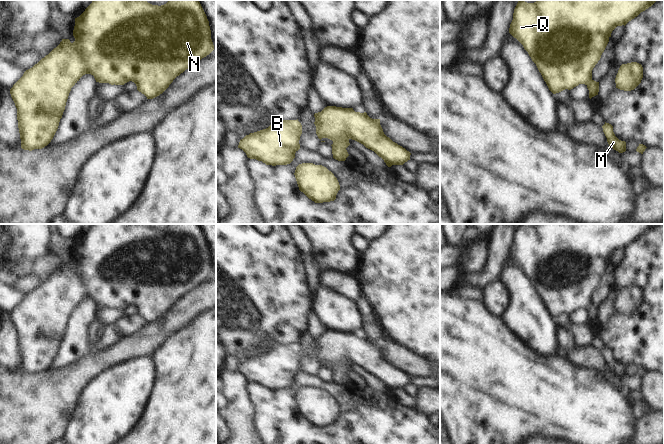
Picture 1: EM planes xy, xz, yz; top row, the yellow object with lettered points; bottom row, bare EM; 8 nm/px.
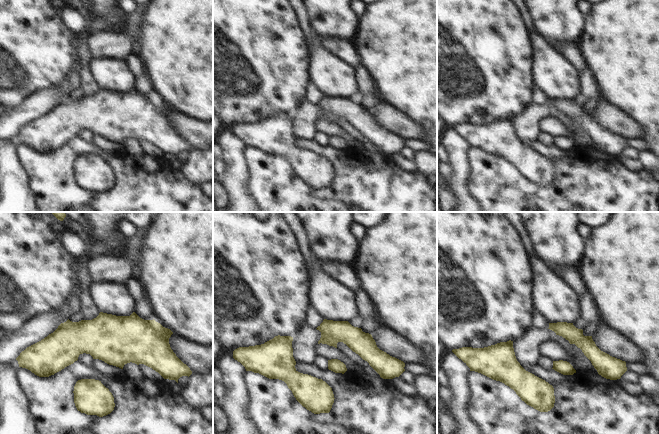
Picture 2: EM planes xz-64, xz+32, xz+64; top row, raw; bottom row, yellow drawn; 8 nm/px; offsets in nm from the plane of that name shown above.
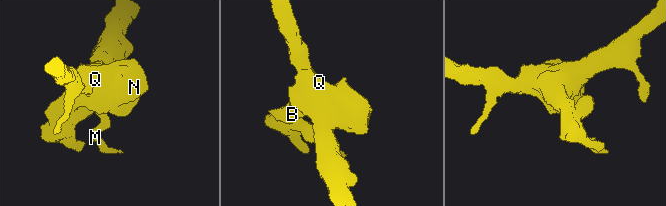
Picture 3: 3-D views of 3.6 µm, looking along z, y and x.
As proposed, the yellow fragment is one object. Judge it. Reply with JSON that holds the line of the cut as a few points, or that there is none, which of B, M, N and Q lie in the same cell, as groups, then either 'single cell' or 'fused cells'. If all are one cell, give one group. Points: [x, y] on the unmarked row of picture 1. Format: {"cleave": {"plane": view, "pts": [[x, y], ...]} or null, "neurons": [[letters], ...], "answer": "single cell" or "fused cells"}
{"cleave": null, "neurons": [["B", "M", "N", "Q"]], "answer": "single cell"}

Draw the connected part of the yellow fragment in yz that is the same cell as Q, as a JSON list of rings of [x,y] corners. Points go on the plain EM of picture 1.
[[[519,224],[513,237],[509,257],[516,262],[536,288],[549,314],[559,317],[585,308],[589,322],[598,319],[599,306],[592,303],[592,294],[601,282],[612,255],[617,250],[626,249],[641,236],[651,231],[657,224],[537,224],[527,227]]]

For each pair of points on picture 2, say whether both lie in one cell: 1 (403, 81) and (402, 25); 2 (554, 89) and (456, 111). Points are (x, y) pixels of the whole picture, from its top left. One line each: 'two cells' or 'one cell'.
1: one cell
2: two cells

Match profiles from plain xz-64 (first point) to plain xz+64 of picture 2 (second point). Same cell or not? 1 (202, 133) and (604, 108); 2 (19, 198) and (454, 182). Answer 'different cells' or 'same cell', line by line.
1: same cell
2: same cell

